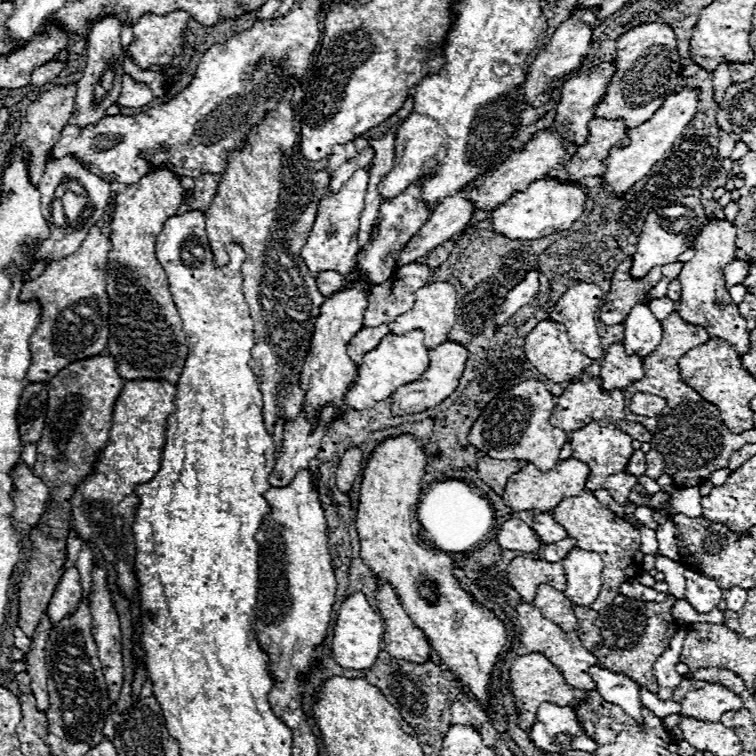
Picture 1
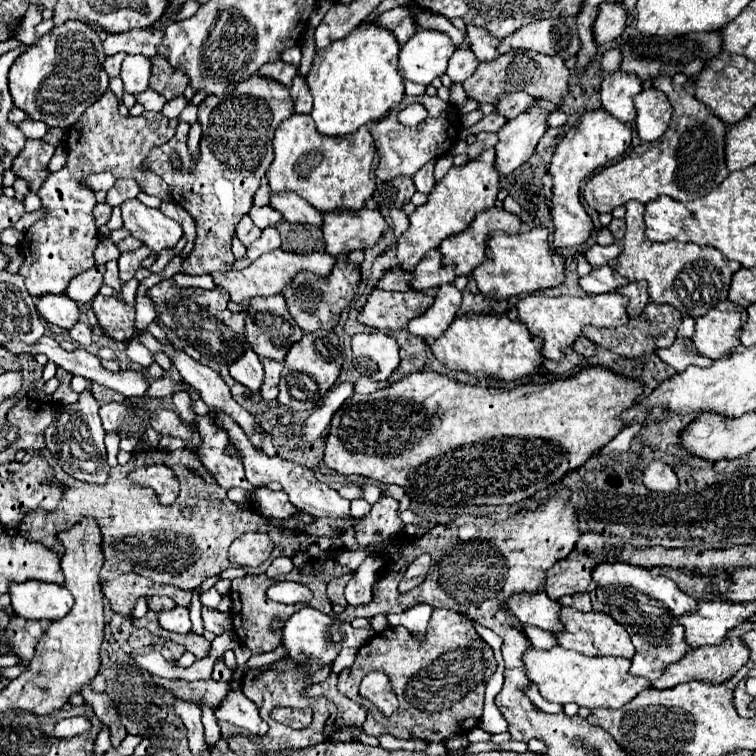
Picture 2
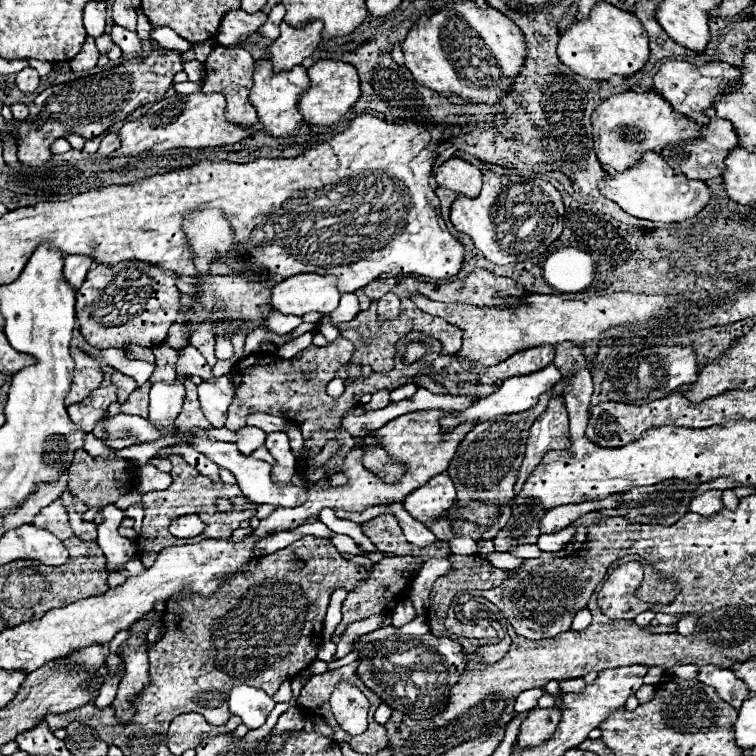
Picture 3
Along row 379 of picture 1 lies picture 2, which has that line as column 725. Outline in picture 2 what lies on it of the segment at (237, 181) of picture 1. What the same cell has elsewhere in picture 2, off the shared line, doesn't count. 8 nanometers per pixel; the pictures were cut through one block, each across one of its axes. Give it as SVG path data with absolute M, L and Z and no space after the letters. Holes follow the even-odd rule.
M632 200L626 204L626 236L622 240L622 254L609 265L628 280L646 280L652 302L672 304L682 316L698 318L728 298L730 280L734 272L742 268L740 262L730 262L712 246L680 244L676 240L664 244L650 242L644 230L644 204Z

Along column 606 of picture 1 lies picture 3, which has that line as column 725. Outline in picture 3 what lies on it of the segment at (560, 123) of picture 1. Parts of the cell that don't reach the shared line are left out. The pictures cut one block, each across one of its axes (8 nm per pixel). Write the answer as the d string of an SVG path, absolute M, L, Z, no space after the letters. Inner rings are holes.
M670 60L662 64L660 70L654 74L654 92L660 94L664 100L668 100L674 112L692 118L698 124L708 124L708 116L704 116L702 112L710 108L712 98L720 94L724 88L732 86L736 78L738 78L738 68L726 62L708 62L702 66L694 66L690 62Z

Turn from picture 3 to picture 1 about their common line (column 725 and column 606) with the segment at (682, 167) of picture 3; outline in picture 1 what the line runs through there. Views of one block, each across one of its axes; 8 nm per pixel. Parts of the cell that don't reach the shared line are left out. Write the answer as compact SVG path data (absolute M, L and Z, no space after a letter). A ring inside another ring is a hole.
M594 118L590 124L590 138L582 144L566 164L570 180L582 180L588 176L602 176L606 172L606 158L610 148L624 148L628 144L628 128L624 120Z

